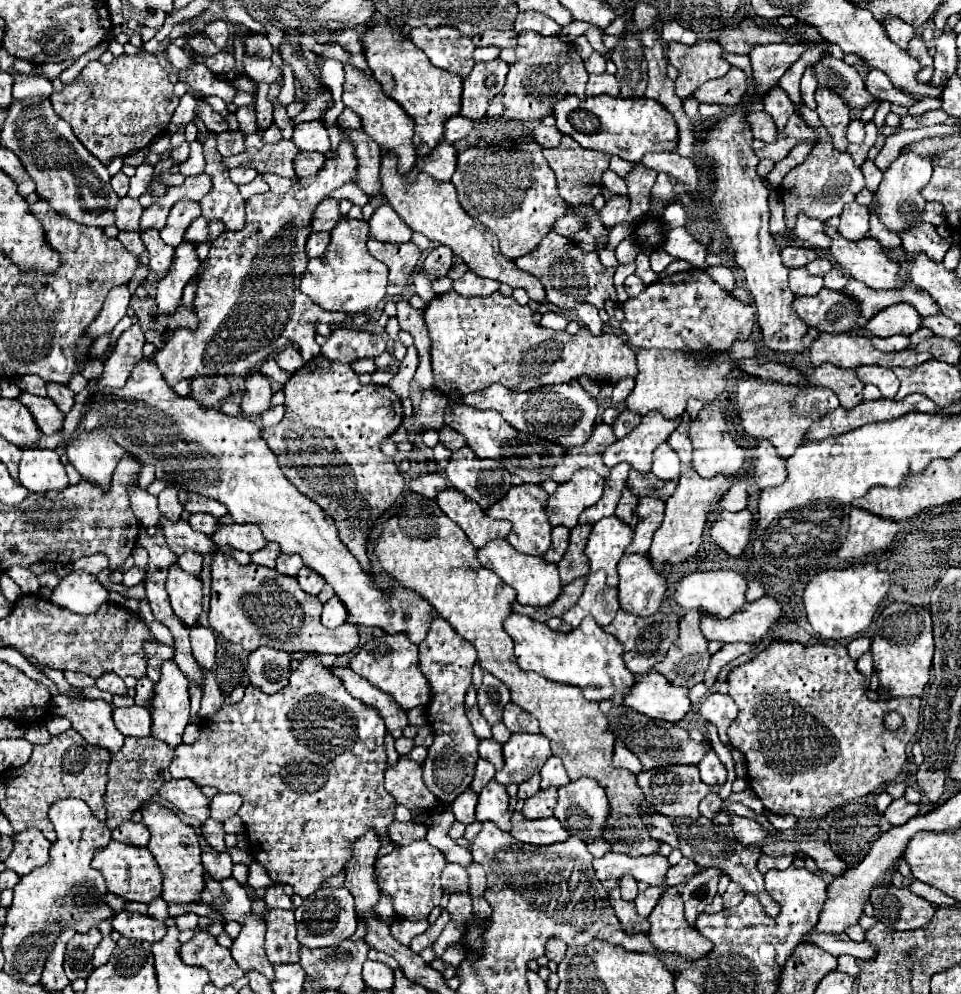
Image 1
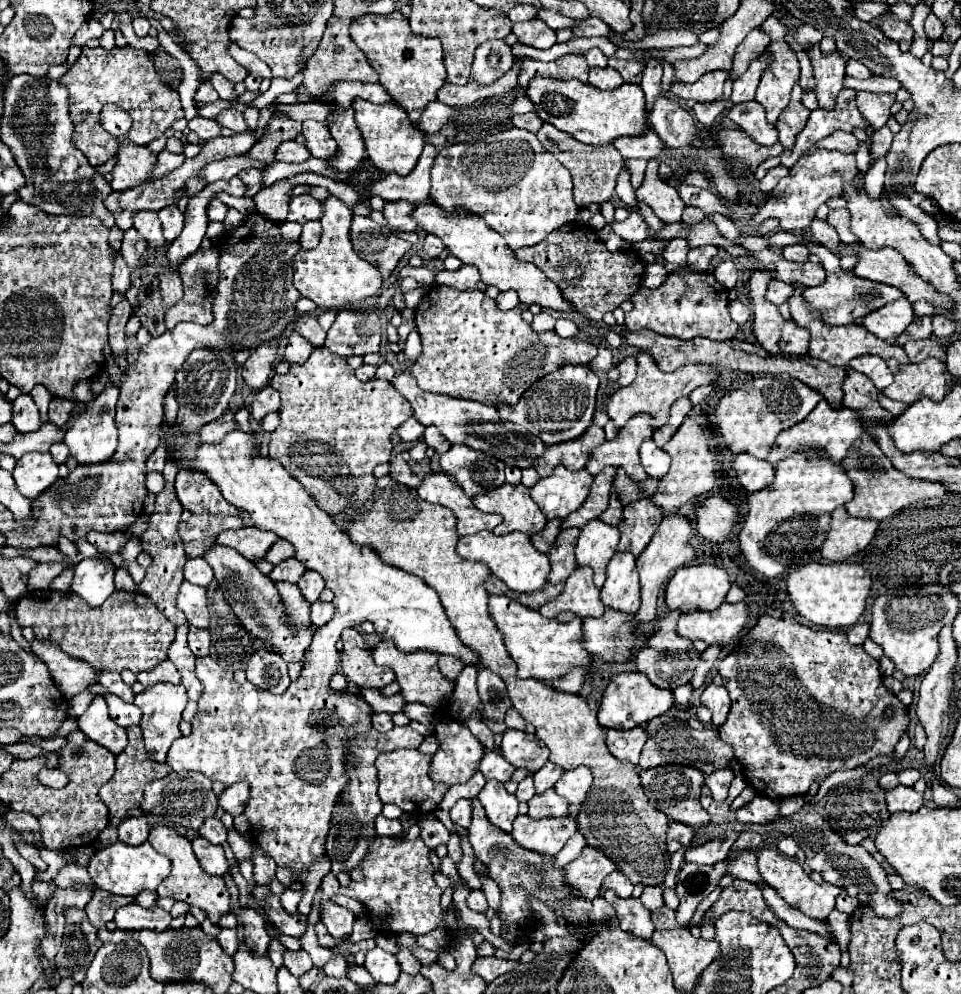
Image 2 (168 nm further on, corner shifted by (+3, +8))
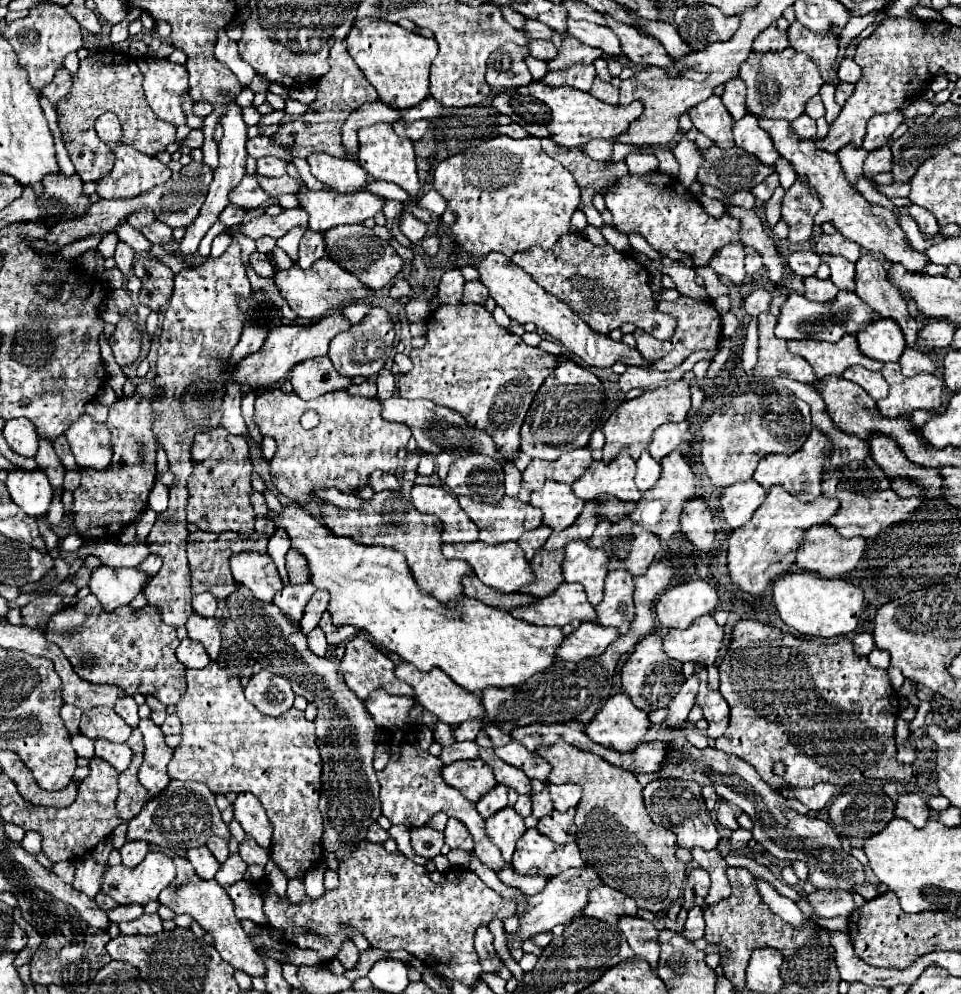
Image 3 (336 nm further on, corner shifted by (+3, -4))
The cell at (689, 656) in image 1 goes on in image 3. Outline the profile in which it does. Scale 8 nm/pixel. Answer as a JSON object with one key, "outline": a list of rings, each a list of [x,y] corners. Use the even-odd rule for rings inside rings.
{"outline":[[[647,635],[643,641],[635,645],[633,653],[625,661],[621,669],[621,683],[625,693],[631,697],[633,705],[637,709],[643,709],[645,713],[651,713],[655,709],[665,709],[665,705],[669,705],[669,701],[677,695],[679,687],[685,681],[681,667],[681,663],[669,659],[663,653],[663,641],[659,635]]]}

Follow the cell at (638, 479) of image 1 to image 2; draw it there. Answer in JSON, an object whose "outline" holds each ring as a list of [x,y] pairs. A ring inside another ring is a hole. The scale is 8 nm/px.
{"outline":[[[620,467],[616,471],[612,489],[625,506],[637,499],[650,498],[651,493],[657,491],[657,481],[659,479],[653,477],[647,477],[645,481],[629,481],[629,475]]]}

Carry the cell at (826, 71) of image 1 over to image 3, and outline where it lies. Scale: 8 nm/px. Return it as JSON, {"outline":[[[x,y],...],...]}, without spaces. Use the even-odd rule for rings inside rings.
{"outline":[[[891,111],[891,113],[883,113],[883,115],[875,115],[869,125],[867,125],[867,137],[863,141],[863,149],[867,151],[875,151],[883,145],[889,143],[893,131],[897,129],[897,125],[903,121],[903,113],[901,111]]]}

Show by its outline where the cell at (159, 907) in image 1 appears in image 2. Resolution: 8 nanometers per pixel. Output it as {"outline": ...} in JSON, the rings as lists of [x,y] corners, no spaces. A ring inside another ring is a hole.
{"outline":[[[153,891],[153,893],[139,893],[137,897],[135,897],[135,903],[139,903],[141,907],[145,907],[145,909],[155,909],[157,907],[157,893]]]}

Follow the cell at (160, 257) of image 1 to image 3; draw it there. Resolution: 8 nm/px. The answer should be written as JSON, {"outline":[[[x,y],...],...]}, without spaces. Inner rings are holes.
{"outline":[[[135,209],[131,215],[129,215],[129,225],[135,227],[137,231],[141,231],[145,225],[151,225],[155,221],[153,217],[153,209]]]}

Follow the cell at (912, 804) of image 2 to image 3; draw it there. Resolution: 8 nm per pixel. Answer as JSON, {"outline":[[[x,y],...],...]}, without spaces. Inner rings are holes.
{"outline":[[[915,793],[899,795],[895,815],[911,821],[917,829],[921,829],[921,827],[925,827],[927,819],[929,819],[929,807],[927,807],[925,799],[919,797],[919,795],[915,795]]]}

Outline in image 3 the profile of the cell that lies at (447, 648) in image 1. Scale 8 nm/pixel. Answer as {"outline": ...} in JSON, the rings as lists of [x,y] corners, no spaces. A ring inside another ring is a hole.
{"outline":[[[481,759],[473,761],[455,761],[443,769],[443,779],[459,789],[471,803],[477,803],[485,791],[497,785],[493,771]]]}

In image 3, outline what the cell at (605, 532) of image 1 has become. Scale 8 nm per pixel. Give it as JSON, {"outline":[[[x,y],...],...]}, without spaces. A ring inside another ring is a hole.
{"outline":[[[573,541],[565,547],[563,581],[581,583],[591,605],[603,599],[603,581],[607,575],[609,557],[603,549],[591,549],[585,541]]]}

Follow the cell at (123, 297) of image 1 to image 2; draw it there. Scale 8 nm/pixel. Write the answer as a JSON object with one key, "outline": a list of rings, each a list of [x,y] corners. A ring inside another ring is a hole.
{"outline":[[[121,255],[115,261],[115,271],[113,271],[113,279],[111,281],[113,281],[113,291],[121,293],[121,295],[125,295],[127,289],[131,287],[131,271],[125,265],[125,261],[123,261]]]}

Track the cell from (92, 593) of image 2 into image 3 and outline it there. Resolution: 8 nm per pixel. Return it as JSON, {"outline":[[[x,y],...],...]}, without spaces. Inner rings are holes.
{"outline":[[[97,567],[91,575],[89,587],[91,593],[97,595],[99,603],[105,611],[113,611],[117,607],[129,605],[137,593],[147,585],[149,575],[141,569],[113,569],[113,567]]]}

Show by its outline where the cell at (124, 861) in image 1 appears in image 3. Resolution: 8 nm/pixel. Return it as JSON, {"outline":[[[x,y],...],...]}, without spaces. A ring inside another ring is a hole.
{"outline":[[[151,851],[147,853],[147,857],[133,869],[127,869],[123,865],[117,867],[107,867],[105,877],[103,877],[103,885],[101,891],[107,893],[109,897],[113,897],[117,903],[127,905],[127,903],[137,903],[137,905],[147,905],[149,901],[157,901],[159,893],[171,885],[175,877],[175,865],[171,855],[165,855],[161,851]]]}

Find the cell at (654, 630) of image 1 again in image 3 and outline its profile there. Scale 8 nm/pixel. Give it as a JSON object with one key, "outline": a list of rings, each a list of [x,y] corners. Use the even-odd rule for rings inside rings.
{"outline":[[[581,623],[579,629],[575,629],[571,635],[563,639],[555,657],[563,661],[575,661],[575,663],[587,657],[597,657],[617,637],[619,631],[613,627],[601,627],[597,623]]]}

